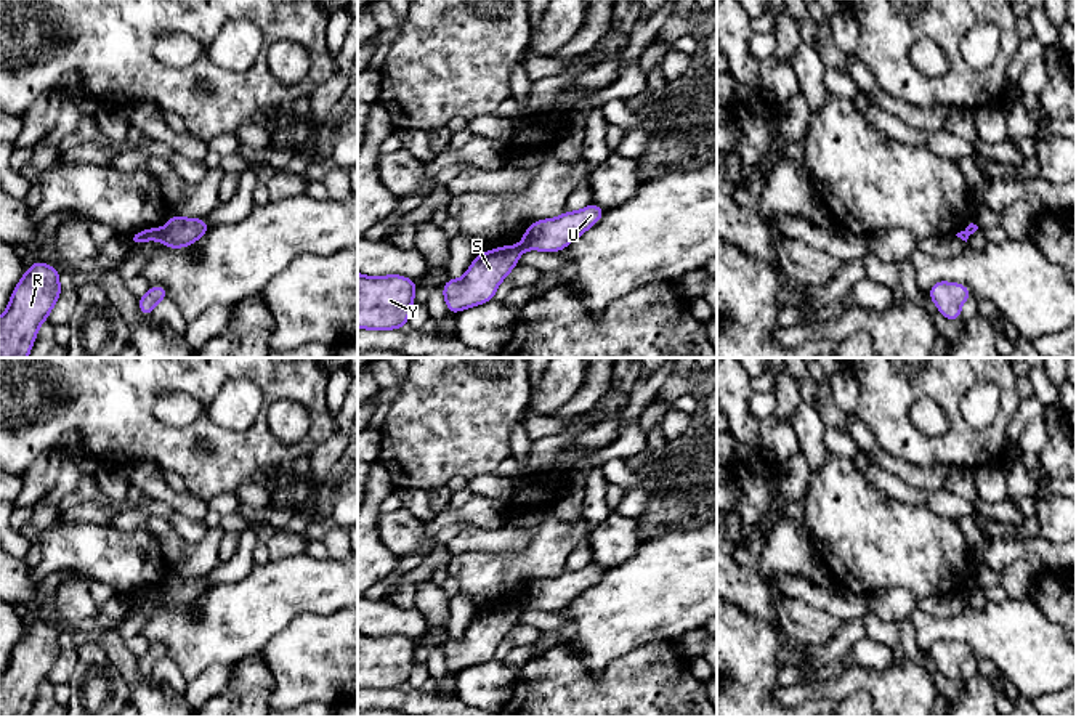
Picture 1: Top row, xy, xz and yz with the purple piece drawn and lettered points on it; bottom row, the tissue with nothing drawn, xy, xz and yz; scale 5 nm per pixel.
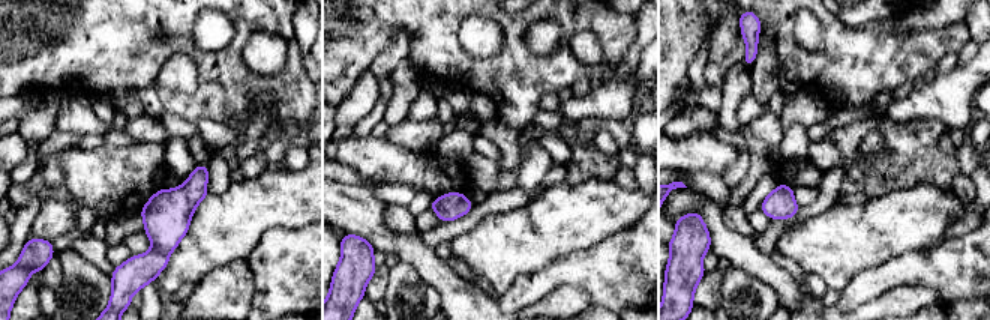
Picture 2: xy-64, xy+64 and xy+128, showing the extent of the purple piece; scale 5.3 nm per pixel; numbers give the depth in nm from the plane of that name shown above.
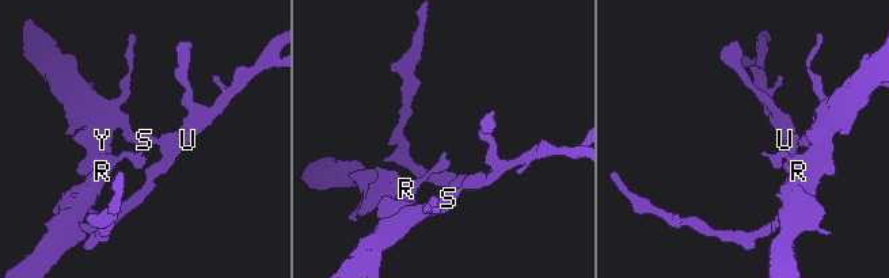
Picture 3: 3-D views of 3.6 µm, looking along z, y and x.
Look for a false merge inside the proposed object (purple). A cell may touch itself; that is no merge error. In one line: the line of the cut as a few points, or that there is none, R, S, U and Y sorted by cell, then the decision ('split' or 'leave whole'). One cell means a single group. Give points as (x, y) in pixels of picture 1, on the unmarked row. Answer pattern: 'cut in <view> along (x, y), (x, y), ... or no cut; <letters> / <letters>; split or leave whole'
cut in xy along (162, 587), (159, 597); R S Y / U; split

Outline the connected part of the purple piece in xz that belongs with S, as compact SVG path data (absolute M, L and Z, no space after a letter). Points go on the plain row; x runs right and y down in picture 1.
M505 605L476 614L462 638L449 637L444 643L443 654L447 669L457 674L465 667L492 659L496 648L518 624L521 613L520 605Z

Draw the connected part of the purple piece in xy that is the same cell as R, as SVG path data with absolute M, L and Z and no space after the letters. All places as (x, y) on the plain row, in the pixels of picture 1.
M37 619L16 643L0 675L0 717L27 717L38 687L61 654L61 632Z

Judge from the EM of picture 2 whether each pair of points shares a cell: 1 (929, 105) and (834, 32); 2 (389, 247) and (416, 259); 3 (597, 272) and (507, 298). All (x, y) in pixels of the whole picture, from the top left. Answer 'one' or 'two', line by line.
1: two
2: one
3: one

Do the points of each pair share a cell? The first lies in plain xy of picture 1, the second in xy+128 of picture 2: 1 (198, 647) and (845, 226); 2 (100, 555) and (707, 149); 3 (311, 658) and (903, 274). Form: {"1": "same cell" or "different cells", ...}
{"1": "same cell", "2": "same cell", "3": "same cell"}

